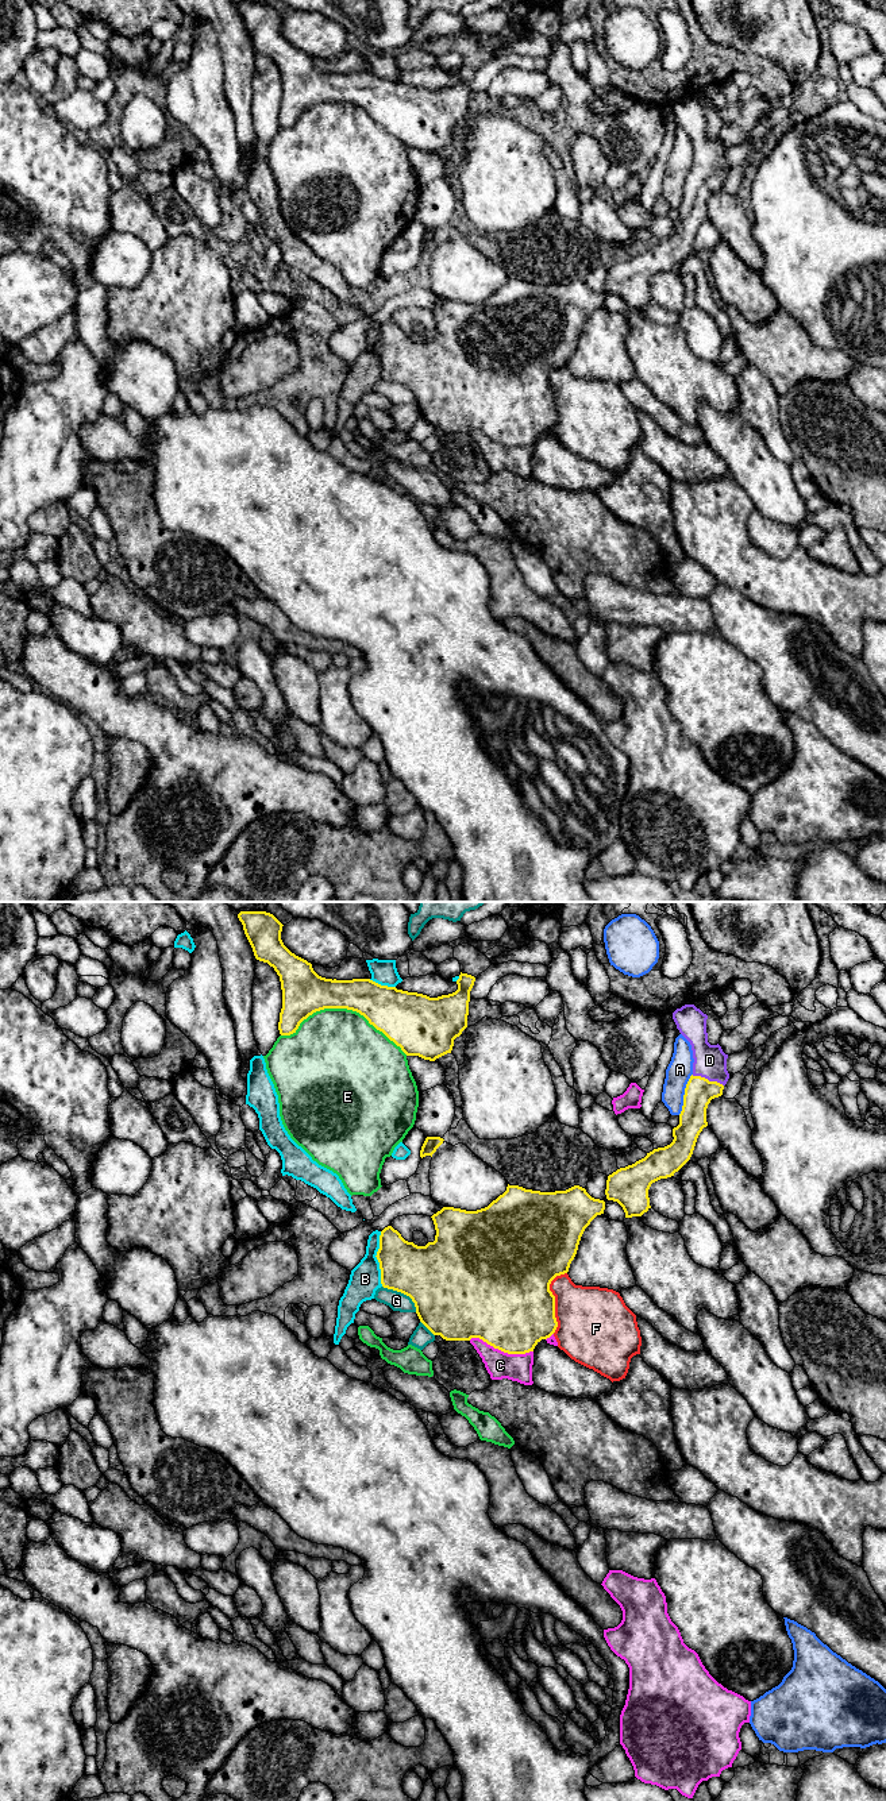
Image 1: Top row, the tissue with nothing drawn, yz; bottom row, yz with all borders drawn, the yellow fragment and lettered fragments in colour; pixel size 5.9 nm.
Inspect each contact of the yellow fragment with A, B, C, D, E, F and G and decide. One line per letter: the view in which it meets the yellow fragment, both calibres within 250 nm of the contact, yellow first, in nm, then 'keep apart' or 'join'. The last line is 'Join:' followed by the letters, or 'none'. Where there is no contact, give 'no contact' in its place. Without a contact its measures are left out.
A: contact in yz; calibres 170 and 150 nm; keep apart
B: contact in yz; calibres 300 and 190 nm; keep apart
C: contact in yz; calibres 480 and 160 nm; keep apart
D: contact in yz; calibres 170 and 190 nm; join
E: contact in yz; calibres 260 and 480 nm; keep apart
F: contact in yz; calibres 480 and 400 nm; keep apart
G: contact in yz; calibres 440 and 110 nm; keep apart
Join: D

